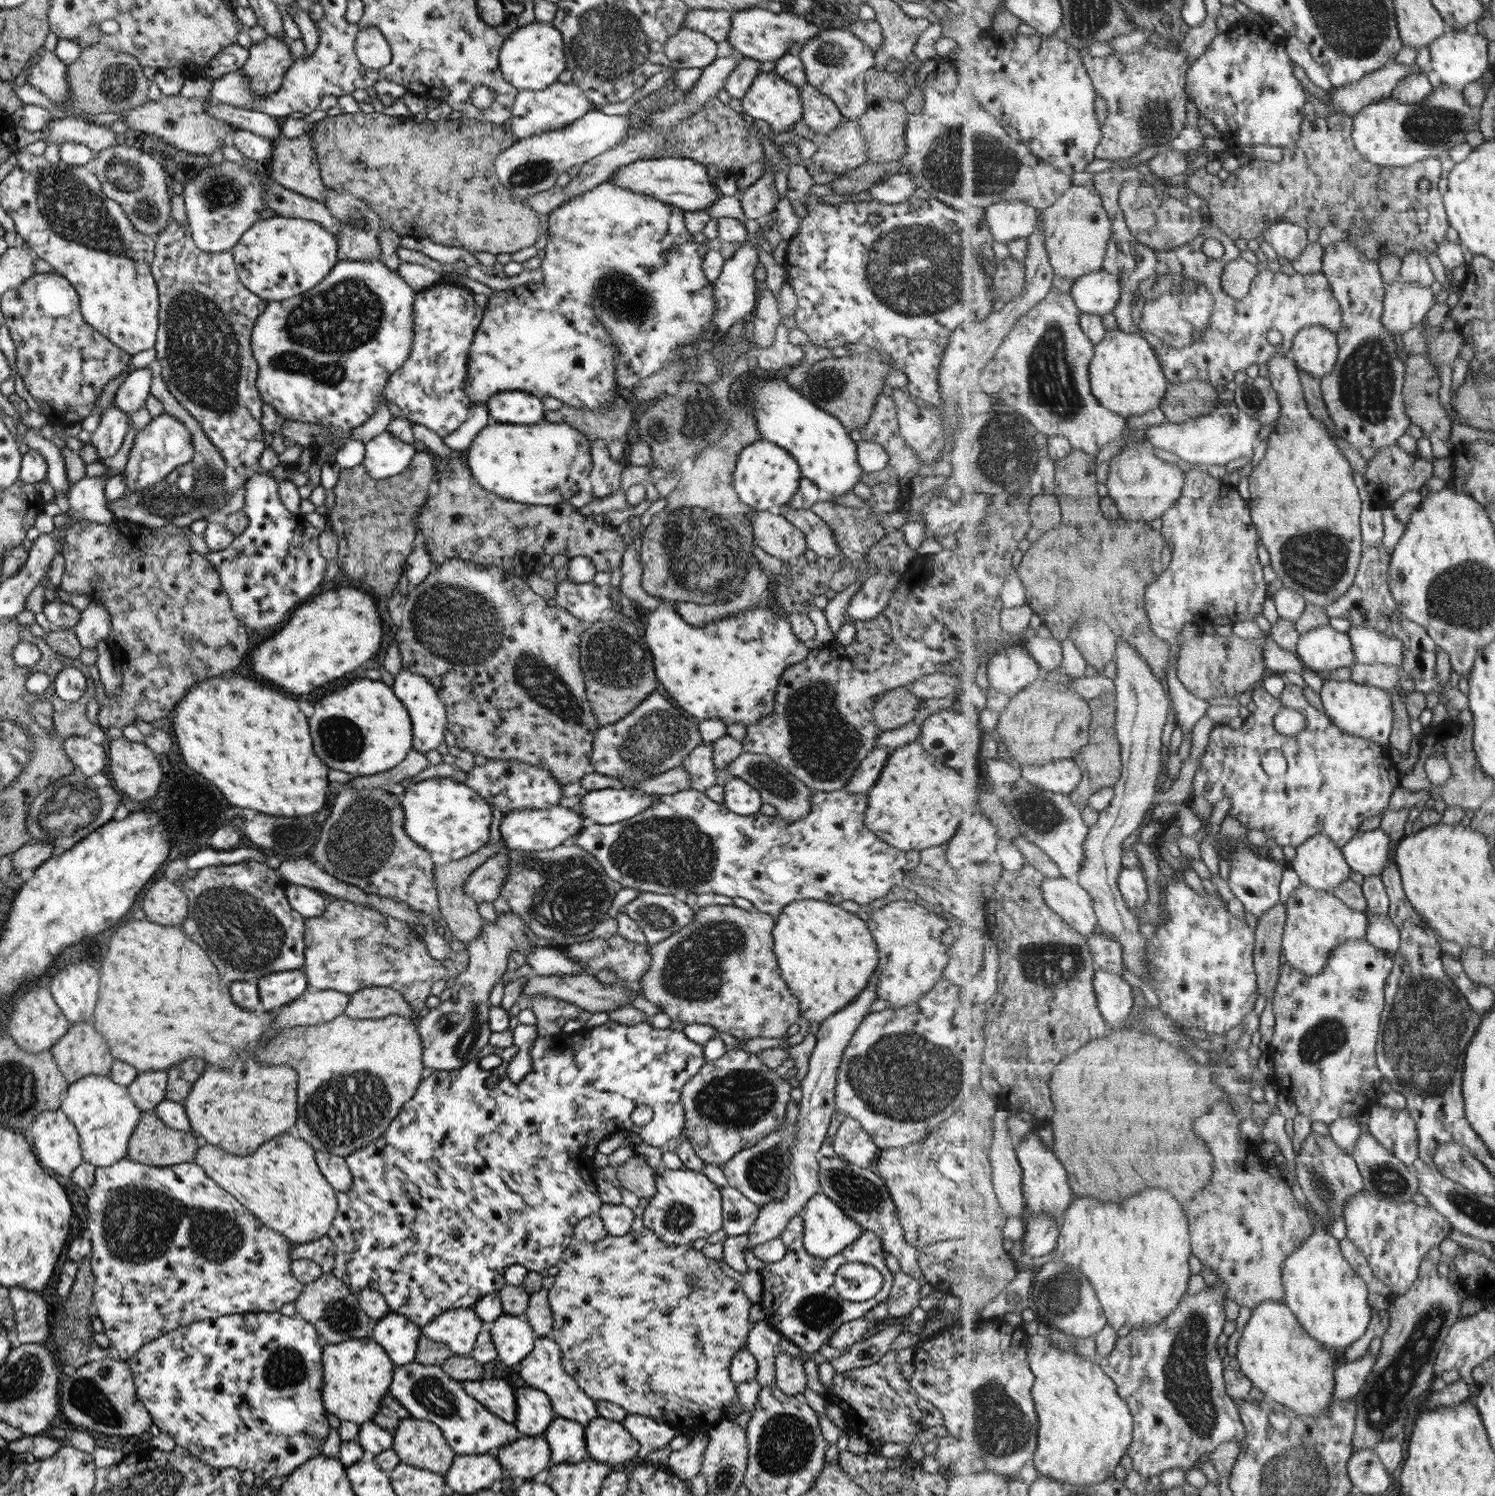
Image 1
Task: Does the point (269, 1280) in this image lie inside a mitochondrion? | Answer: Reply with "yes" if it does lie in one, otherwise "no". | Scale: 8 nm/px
no

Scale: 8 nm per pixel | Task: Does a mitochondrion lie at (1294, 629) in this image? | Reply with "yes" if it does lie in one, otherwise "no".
no

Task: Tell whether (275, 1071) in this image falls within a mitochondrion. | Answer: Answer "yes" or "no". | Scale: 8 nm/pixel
no

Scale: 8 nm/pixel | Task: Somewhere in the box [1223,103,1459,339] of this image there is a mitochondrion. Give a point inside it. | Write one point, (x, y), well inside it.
(1377, 208)

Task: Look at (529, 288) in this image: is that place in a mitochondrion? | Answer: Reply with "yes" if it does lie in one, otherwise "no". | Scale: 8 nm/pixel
no

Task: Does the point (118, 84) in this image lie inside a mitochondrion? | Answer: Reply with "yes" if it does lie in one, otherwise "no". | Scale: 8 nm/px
yes

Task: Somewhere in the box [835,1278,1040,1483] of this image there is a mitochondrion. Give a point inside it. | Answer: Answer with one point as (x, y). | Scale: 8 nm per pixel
(1004, 1426)

